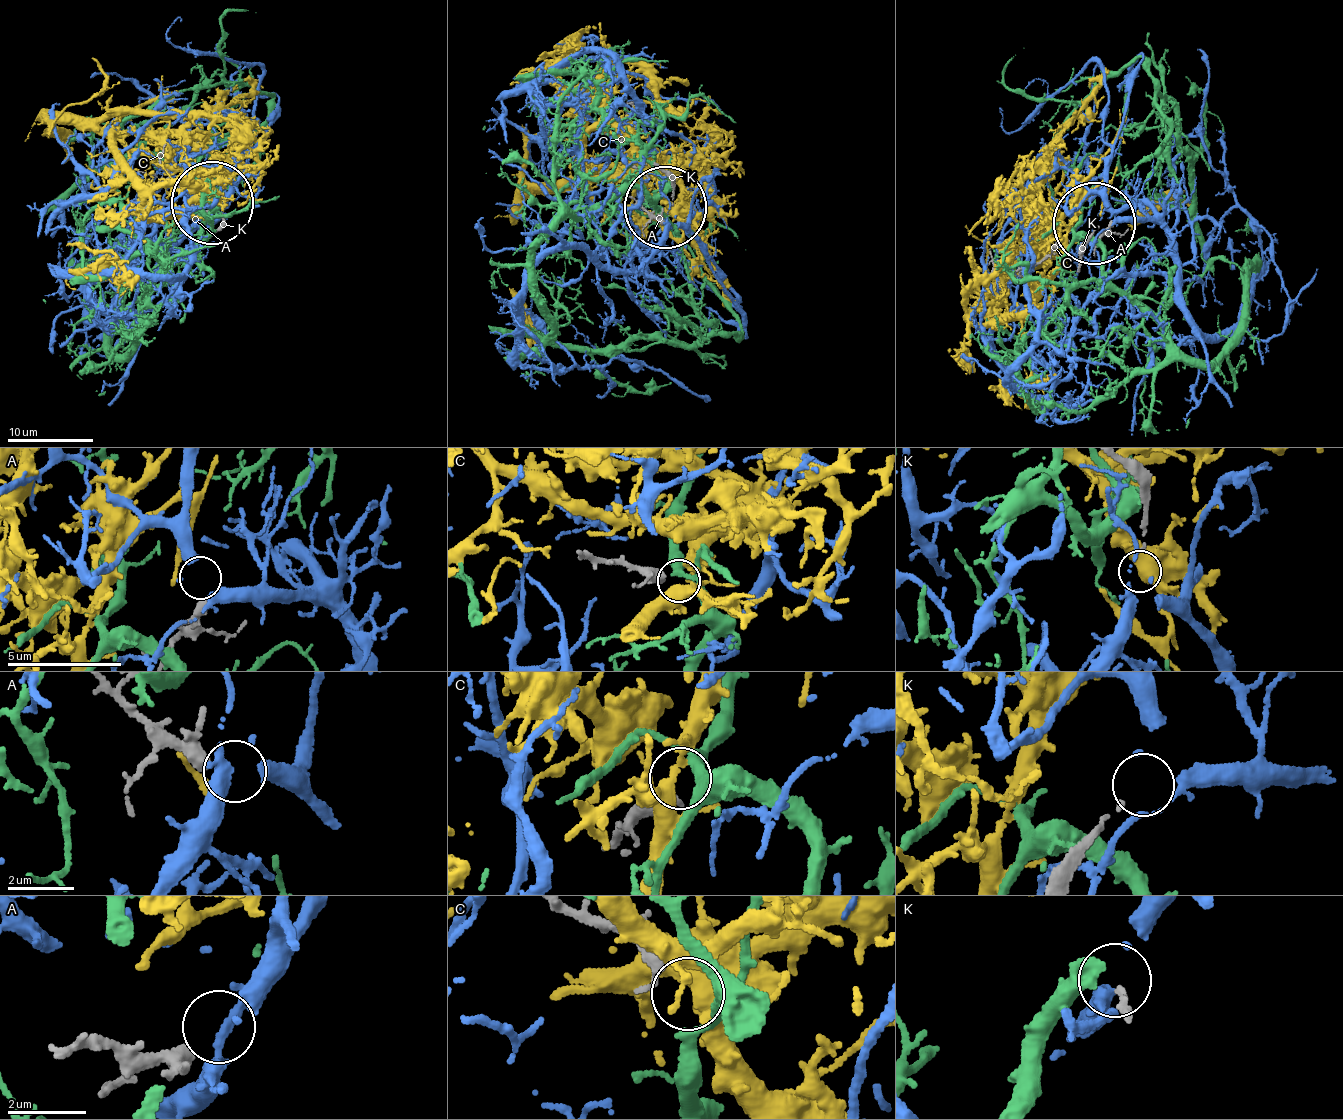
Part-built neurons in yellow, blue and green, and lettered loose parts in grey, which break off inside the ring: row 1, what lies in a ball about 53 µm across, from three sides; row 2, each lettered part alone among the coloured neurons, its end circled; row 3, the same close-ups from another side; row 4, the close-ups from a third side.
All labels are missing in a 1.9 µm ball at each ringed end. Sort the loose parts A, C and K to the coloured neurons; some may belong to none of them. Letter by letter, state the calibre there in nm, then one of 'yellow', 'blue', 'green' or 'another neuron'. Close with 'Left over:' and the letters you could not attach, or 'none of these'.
A: 260 nm thick; blue
C: 380 nm thick; green
K: 100 nm thick; another neuron
Left over: K

